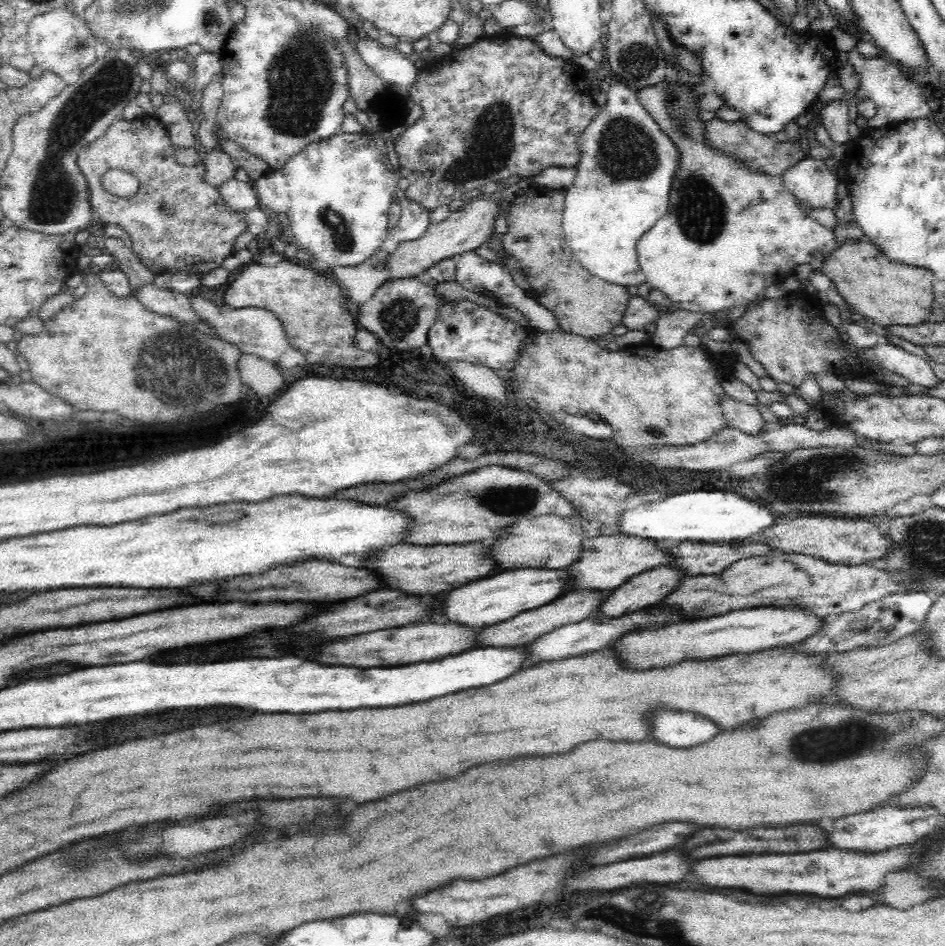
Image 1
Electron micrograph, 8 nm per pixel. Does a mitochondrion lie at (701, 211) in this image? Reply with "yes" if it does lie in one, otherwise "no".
yes

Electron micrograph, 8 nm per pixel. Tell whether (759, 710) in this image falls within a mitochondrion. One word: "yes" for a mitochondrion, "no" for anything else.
no

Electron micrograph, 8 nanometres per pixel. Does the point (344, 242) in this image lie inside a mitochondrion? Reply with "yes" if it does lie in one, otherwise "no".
yes

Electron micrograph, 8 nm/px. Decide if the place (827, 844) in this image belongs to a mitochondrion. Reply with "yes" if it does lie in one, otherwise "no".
no

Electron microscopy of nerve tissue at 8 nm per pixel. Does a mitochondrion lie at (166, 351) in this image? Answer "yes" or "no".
yes

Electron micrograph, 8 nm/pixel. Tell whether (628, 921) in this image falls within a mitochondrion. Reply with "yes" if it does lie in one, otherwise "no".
yes

